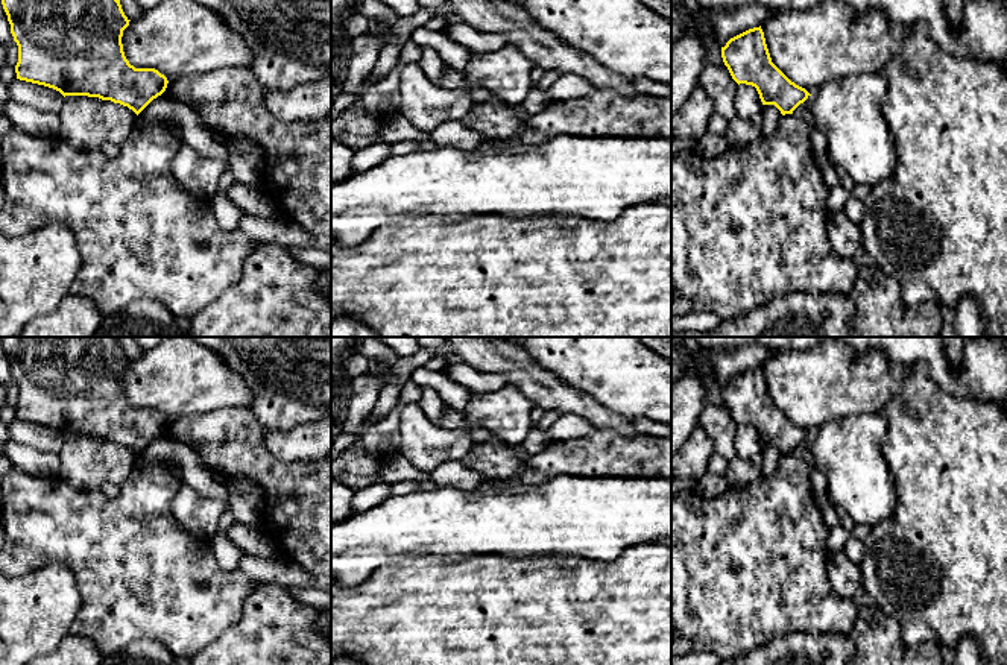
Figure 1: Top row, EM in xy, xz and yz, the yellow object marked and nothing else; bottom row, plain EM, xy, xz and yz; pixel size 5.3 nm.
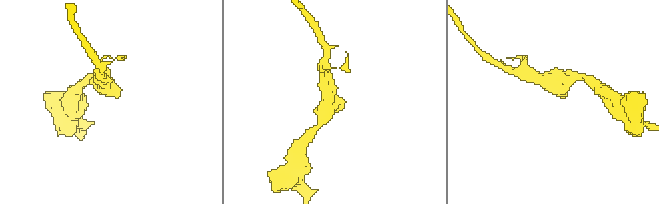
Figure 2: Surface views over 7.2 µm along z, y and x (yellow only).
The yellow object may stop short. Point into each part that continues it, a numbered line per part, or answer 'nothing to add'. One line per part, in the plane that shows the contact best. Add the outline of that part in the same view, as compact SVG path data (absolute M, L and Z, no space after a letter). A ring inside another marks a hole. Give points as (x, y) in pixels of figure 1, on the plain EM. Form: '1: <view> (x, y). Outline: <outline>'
nothing to add

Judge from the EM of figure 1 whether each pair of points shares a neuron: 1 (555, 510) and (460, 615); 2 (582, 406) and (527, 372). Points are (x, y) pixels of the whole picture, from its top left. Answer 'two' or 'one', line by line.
1: two
2: one

